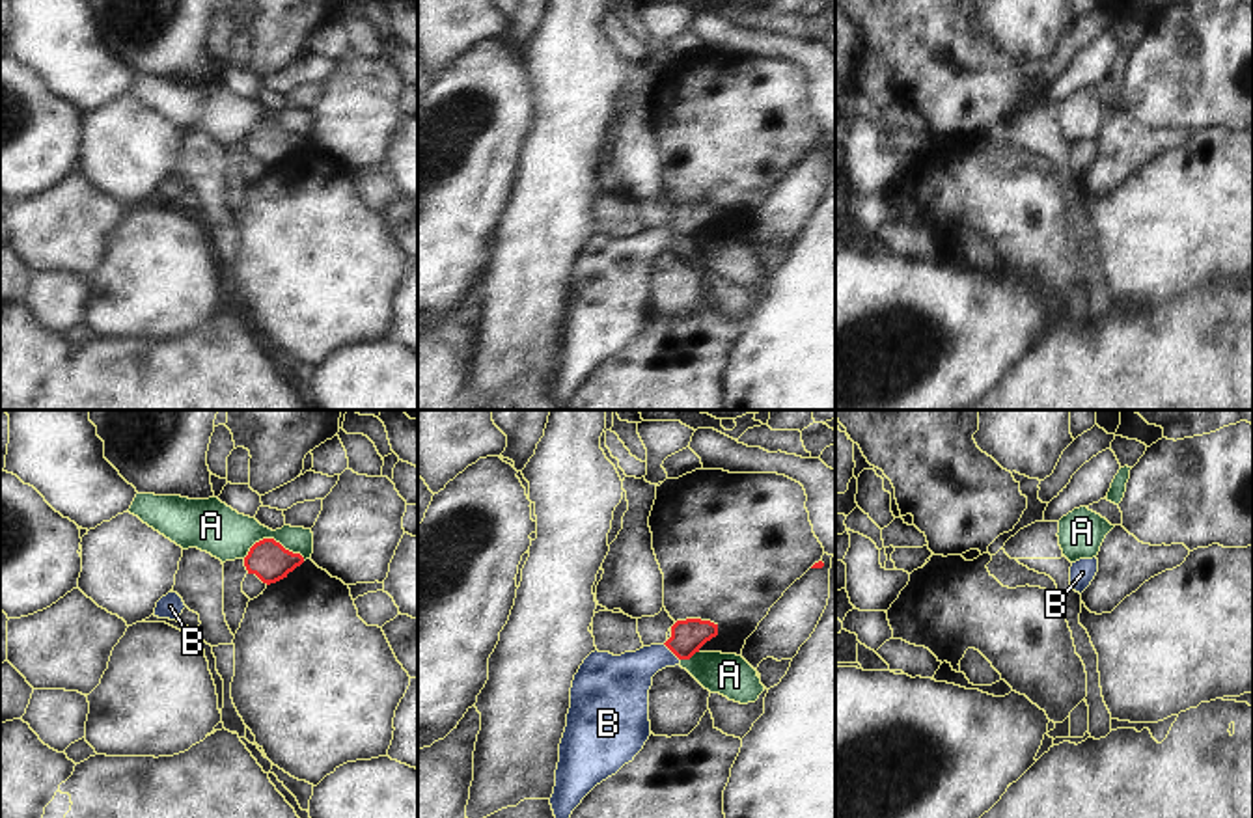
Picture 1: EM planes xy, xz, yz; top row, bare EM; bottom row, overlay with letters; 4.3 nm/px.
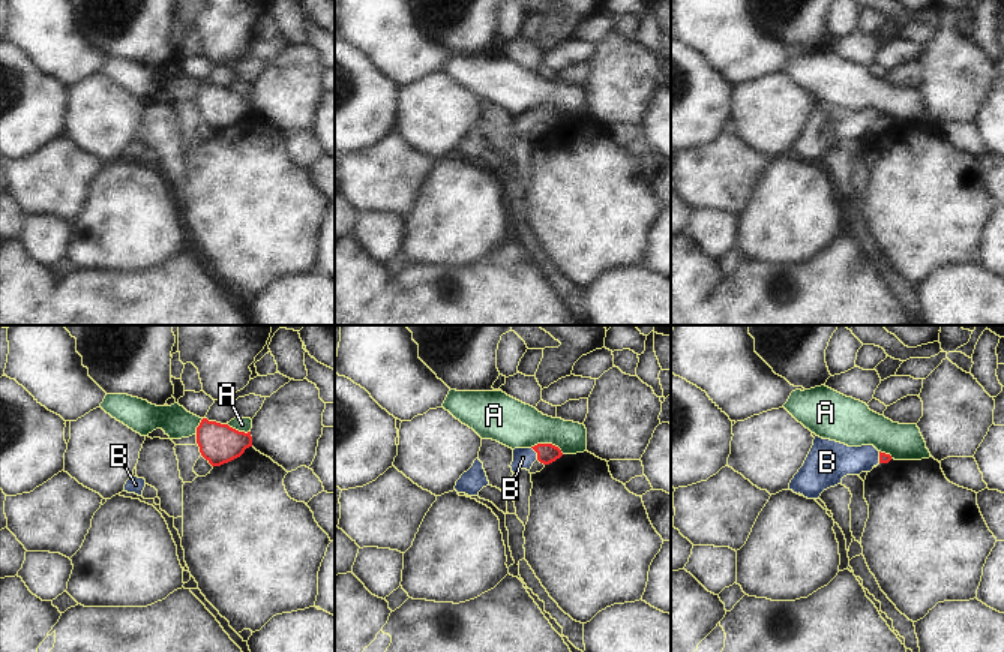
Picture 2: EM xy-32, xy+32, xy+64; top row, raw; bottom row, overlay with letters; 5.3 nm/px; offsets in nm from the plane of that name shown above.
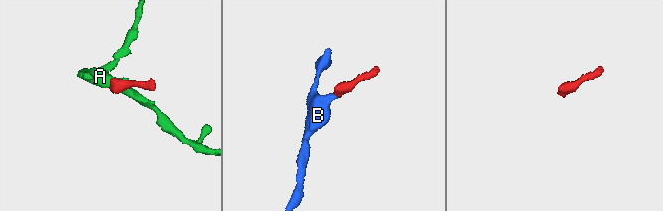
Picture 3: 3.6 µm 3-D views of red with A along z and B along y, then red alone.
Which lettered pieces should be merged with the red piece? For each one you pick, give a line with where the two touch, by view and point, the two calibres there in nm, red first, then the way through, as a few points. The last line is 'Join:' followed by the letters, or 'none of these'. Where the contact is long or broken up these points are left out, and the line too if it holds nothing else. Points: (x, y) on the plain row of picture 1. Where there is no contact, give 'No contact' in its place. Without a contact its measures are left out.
B: Touches red at xz (672, 233). Thickness 150 nm (red) against 240 nm. Path across: xz (688, 218), (672, 233), (651, 241), (623, 265)
Join: B

